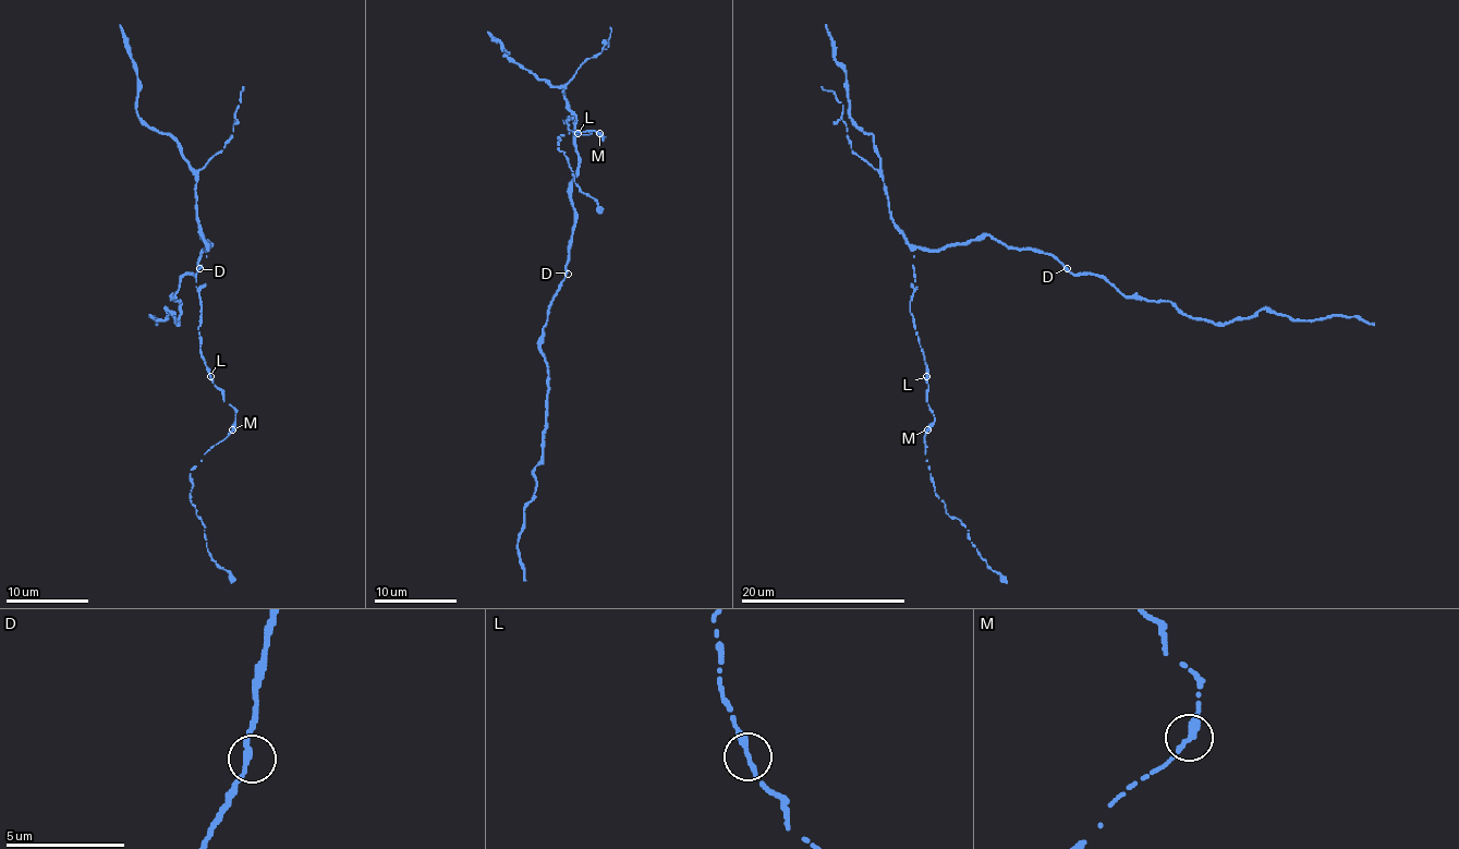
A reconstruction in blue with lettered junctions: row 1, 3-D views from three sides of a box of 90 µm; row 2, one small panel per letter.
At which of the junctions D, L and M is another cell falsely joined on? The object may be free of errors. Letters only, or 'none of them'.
none of them

